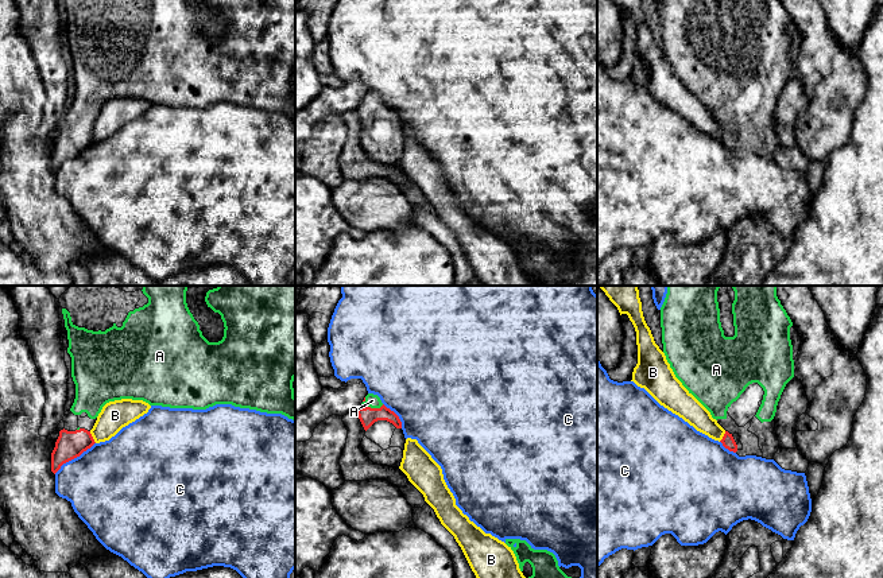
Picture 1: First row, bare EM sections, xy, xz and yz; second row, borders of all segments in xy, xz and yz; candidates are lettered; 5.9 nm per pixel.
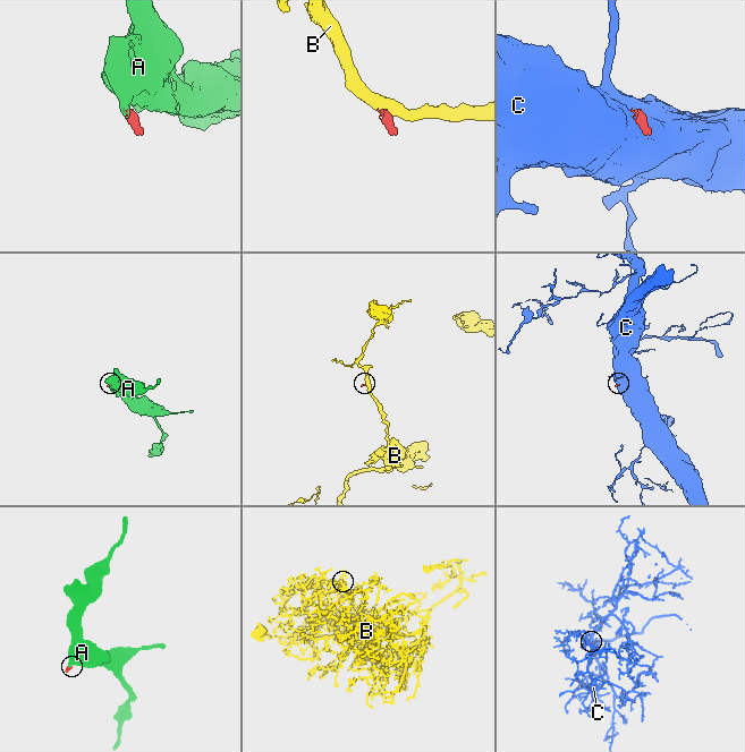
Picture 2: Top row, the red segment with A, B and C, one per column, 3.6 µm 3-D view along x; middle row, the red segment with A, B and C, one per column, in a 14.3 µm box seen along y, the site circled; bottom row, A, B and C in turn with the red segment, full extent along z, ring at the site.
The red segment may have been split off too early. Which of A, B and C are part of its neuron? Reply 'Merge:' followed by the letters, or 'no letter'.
Merge: A

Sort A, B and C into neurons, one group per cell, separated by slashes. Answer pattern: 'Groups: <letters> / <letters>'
Groups: A / B / C

